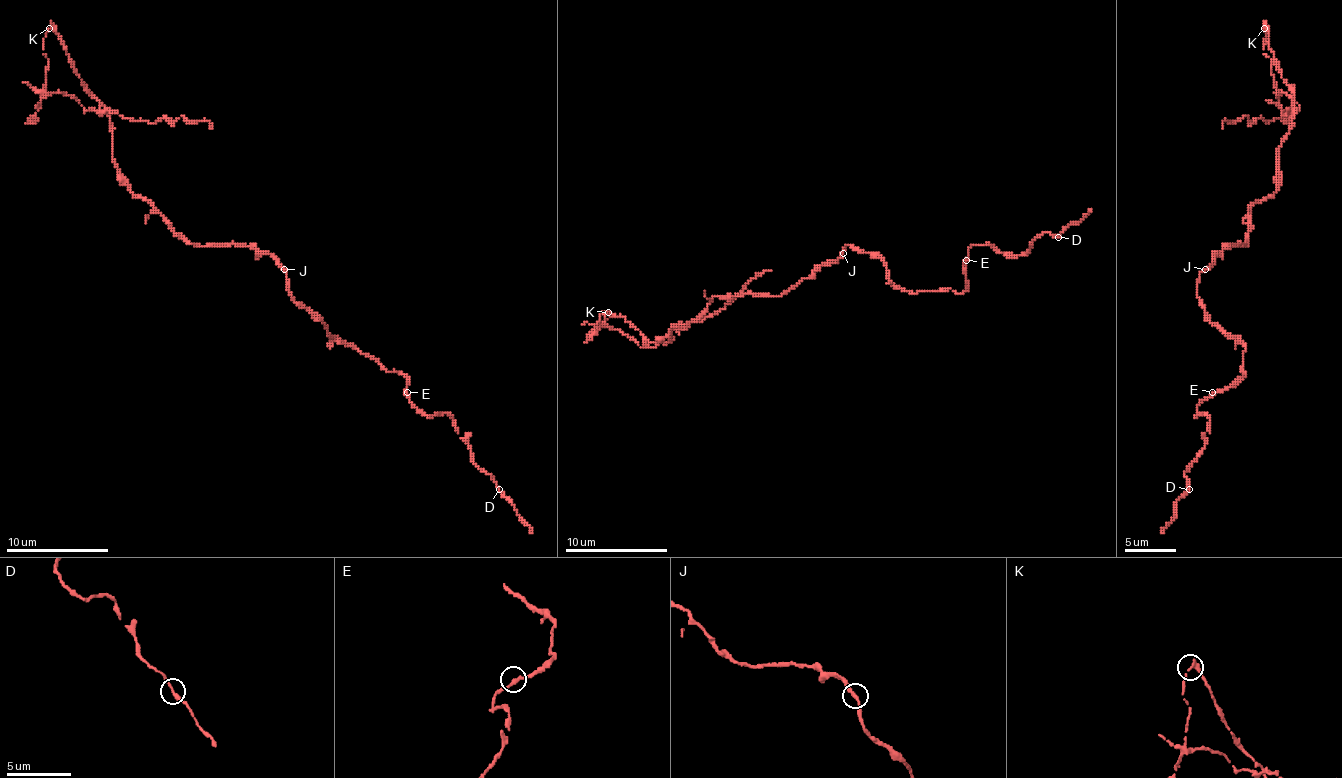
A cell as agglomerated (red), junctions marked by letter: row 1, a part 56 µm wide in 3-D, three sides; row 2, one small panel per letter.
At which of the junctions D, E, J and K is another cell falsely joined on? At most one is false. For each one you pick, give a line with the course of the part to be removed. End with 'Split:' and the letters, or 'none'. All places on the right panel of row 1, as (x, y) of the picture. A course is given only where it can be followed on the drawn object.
K: foreign part runs (1263, 29), (1276, 90), (1299, 110), (1284, 110), (1269, 123), (1243, 116), (1222, 121), (1222, 128)
Split: K

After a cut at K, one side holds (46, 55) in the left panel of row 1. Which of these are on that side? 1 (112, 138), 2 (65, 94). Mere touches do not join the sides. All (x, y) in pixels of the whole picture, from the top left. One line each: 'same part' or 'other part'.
1: other part
2: same part

